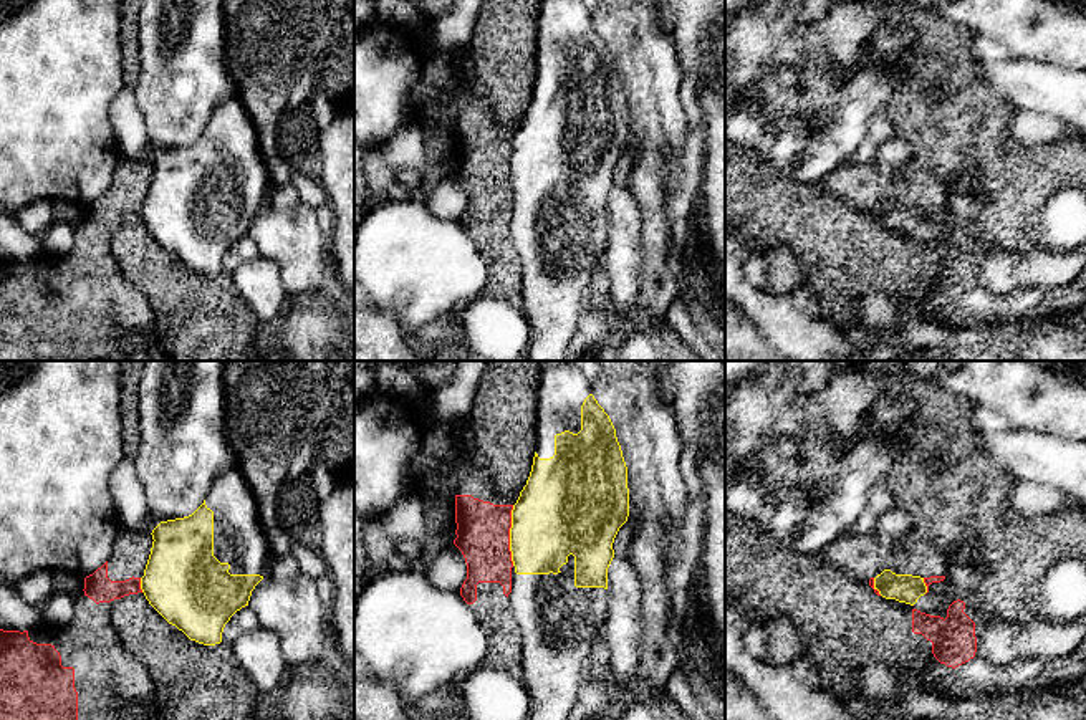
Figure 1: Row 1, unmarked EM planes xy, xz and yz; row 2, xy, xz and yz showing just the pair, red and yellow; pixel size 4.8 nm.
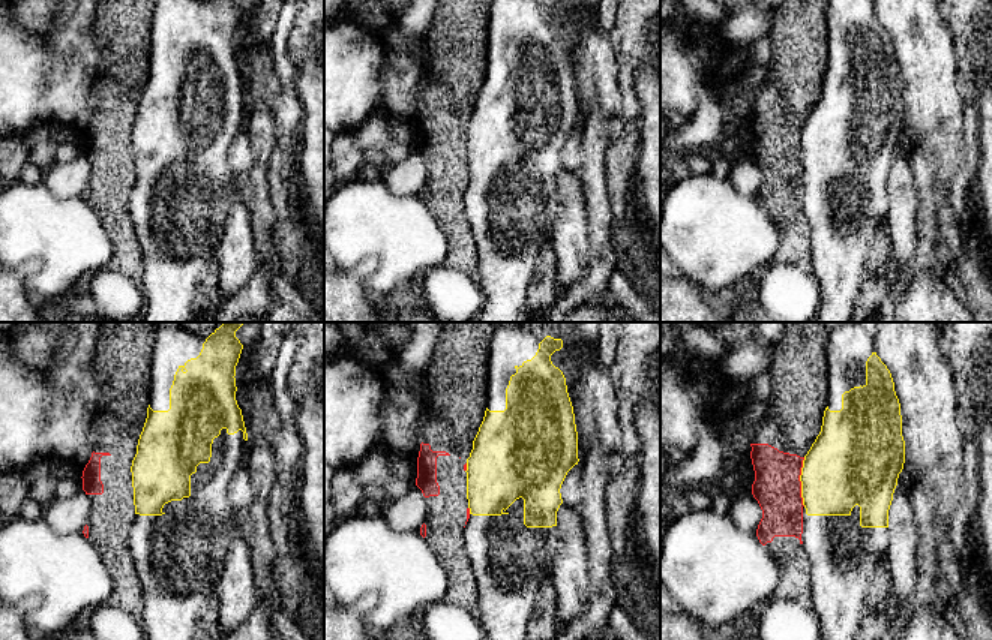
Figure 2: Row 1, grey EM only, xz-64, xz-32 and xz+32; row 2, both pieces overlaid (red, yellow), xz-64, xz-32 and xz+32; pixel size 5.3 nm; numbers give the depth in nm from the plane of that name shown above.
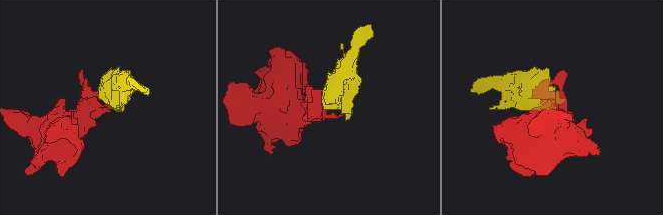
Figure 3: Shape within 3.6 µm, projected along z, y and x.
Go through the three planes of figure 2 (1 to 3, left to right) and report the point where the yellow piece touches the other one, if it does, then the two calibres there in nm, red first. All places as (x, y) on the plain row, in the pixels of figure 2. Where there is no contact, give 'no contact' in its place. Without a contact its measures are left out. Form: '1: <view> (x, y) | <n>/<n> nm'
1: no contact
2: xz-32 (465, 132) | 20/420 nm
3: xz+32 (800, 146) | 260/420 nm

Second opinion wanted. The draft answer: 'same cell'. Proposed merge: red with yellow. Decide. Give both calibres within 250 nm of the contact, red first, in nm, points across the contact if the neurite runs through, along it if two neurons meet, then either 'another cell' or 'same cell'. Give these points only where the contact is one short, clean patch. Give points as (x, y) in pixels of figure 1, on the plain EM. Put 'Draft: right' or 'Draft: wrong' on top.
Draft: wrong
calibres 260 and 400 nm; another cell

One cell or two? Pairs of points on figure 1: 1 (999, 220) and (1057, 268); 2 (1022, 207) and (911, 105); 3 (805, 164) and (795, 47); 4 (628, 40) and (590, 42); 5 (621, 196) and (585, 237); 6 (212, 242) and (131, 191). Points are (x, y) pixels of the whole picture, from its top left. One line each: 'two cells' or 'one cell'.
1: two cells
2: one cell
3: one cell
4: two cells
5: two cells
6: two cells

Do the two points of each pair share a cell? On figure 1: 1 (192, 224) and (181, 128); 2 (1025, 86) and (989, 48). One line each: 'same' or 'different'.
1: different
2: different

